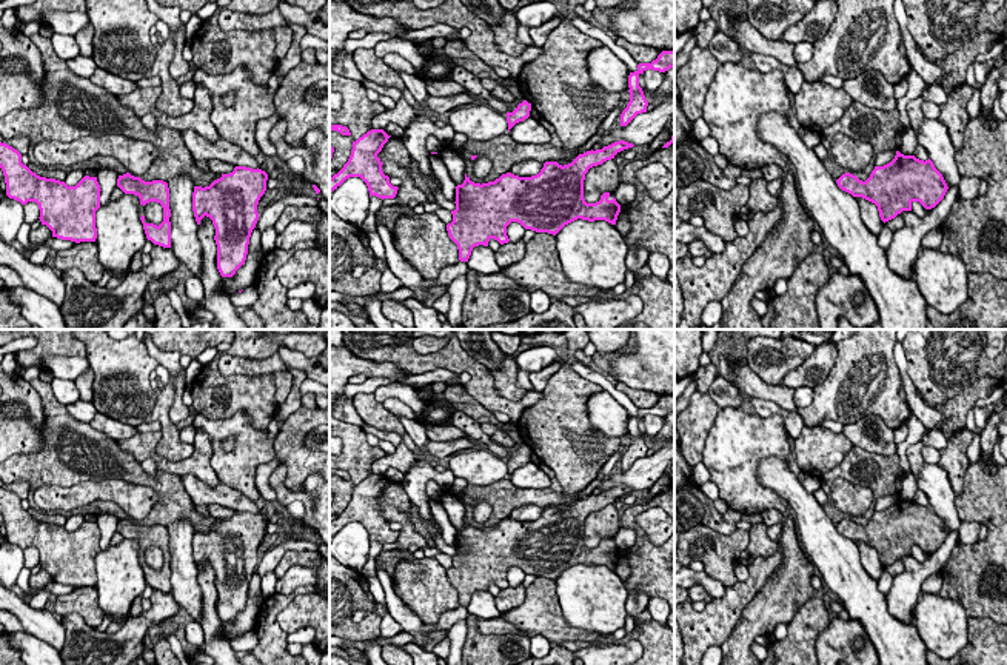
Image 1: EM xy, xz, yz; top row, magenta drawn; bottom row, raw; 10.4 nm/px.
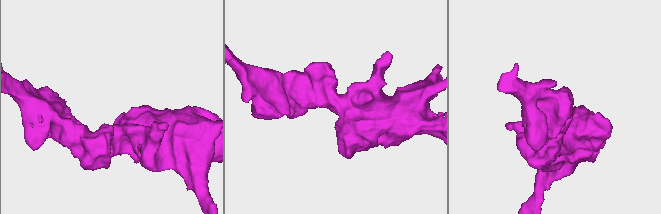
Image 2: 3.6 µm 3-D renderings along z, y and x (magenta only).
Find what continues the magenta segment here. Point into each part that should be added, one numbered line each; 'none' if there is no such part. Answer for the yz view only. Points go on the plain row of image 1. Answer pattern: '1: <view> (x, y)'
none

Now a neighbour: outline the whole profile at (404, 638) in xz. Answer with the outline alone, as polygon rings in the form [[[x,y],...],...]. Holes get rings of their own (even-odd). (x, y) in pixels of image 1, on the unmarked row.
[[[403,631],[400,634],[396,634],[393,637],[377,637],[374,640],[374,645],[379,645],[379,647],[383,647],[383,645],[406,645],[406,643],[416,643],[417,645],[417,640],[414,639],[414,636],[411,636],[410,633]]]

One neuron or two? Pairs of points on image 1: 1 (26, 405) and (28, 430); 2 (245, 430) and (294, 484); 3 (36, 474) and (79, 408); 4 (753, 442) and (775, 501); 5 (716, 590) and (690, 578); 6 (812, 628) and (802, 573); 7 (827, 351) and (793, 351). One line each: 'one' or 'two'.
1: one
2: two
3: two
4: one
5: one
6: two
7: two

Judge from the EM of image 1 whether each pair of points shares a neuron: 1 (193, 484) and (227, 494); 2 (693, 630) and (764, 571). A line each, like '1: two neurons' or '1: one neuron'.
1: one neuron
2: one neuron

